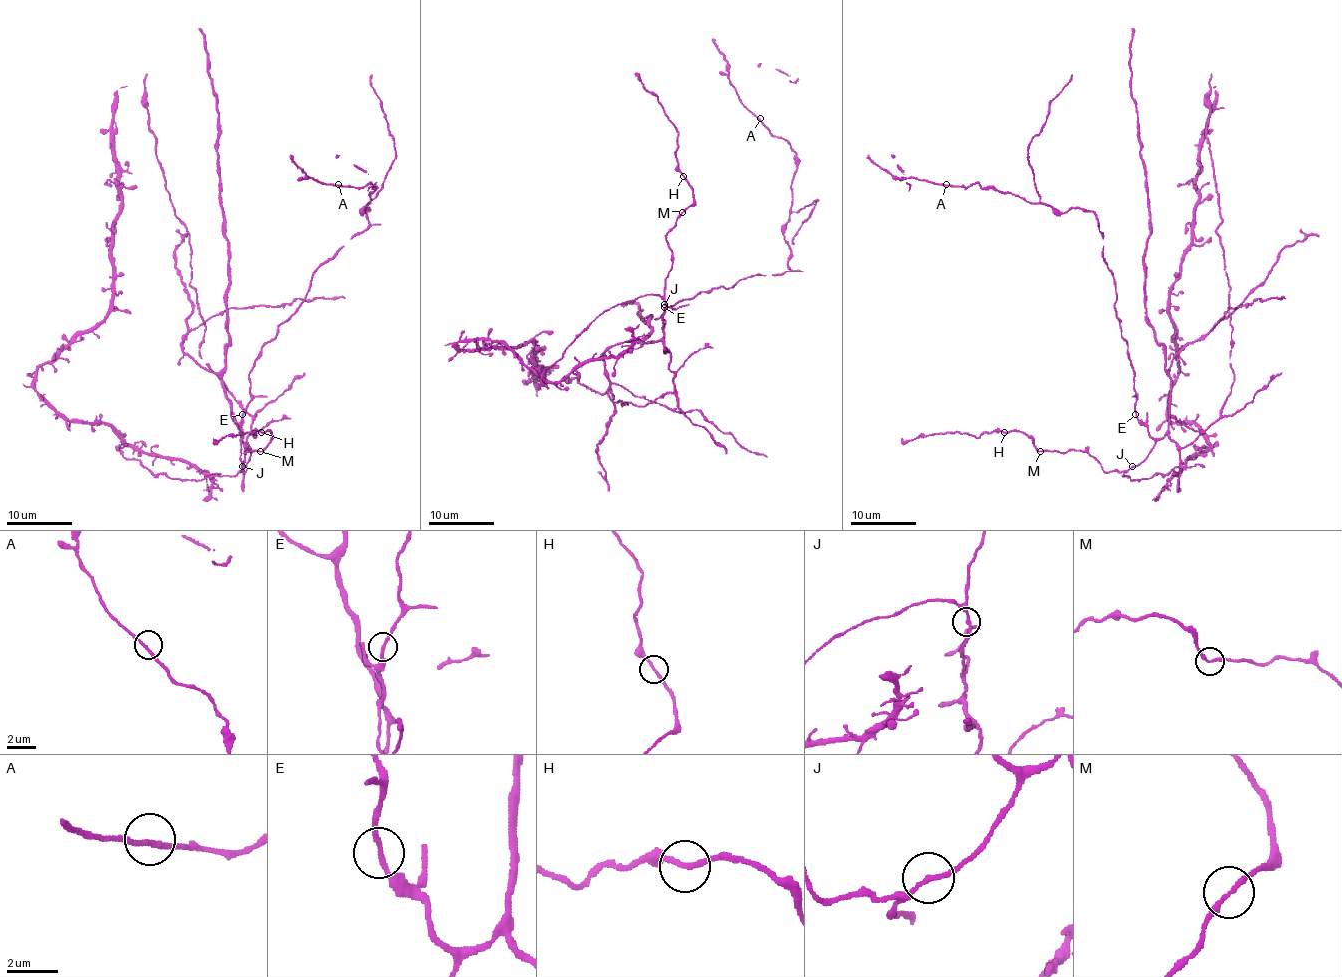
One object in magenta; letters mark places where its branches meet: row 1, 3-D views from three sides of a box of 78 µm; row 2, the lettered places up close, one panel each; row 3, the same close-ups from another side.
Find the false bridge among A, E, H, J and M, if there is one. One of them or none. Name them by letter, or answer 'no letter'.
no letter

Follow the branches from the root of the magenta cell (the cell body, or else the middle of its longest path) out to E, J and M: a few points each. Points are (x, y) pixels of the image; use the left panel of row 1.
E: (226, 476), (236, 476), (244, 466), (240, 460), (242, 414)
J: (226, 476), (236, 476), (242, 466)
M: (226, 476), (236, 476), (245, 470), (250, 458), (250, 452), (245, 450), (260, 452)

